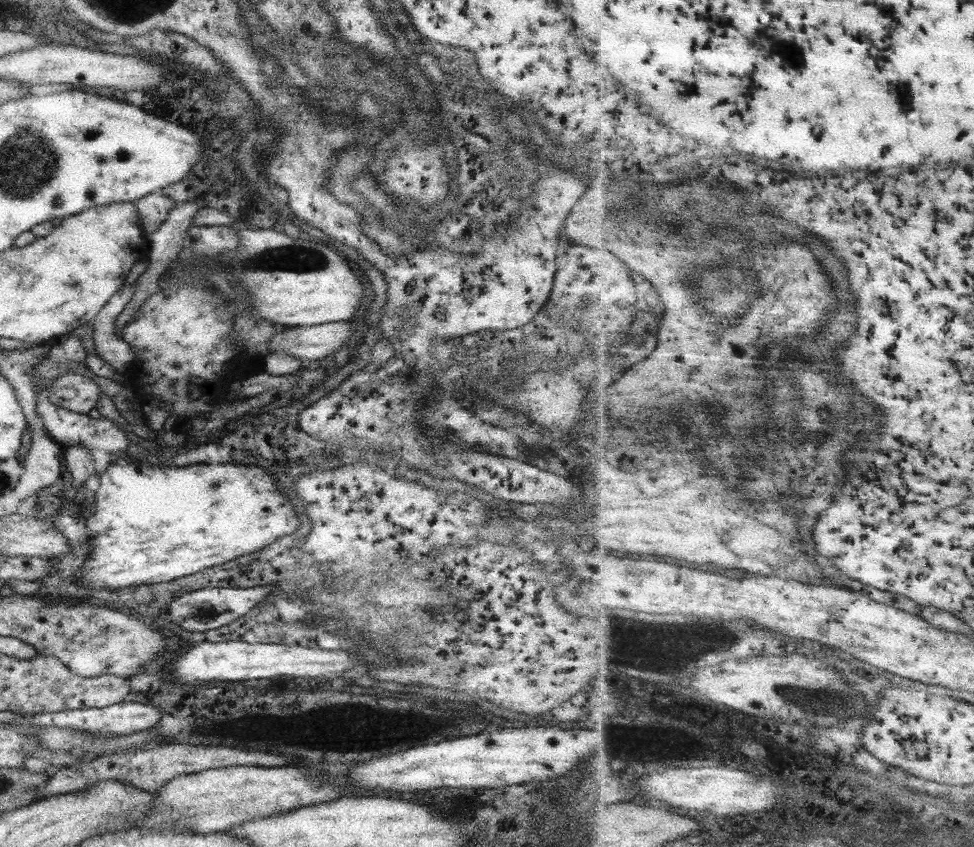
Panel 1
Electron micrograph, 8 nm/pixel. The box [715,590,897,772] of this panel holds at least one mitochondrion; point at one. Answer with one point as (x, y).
(805, 700)

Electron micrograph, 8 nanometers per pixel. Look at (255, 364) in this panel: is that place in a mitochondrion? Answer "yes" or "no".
no

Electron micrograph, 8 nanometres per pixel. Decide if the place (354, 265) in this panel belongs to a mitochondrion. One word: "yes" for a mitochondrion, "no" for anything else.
no

